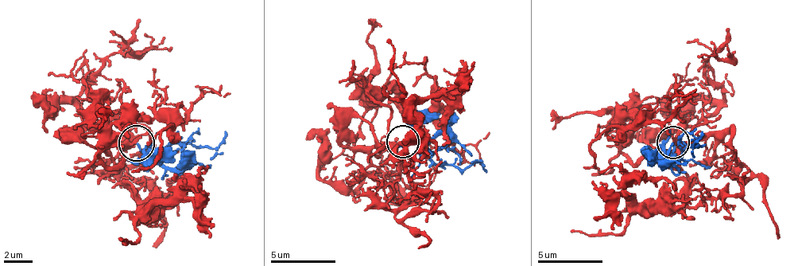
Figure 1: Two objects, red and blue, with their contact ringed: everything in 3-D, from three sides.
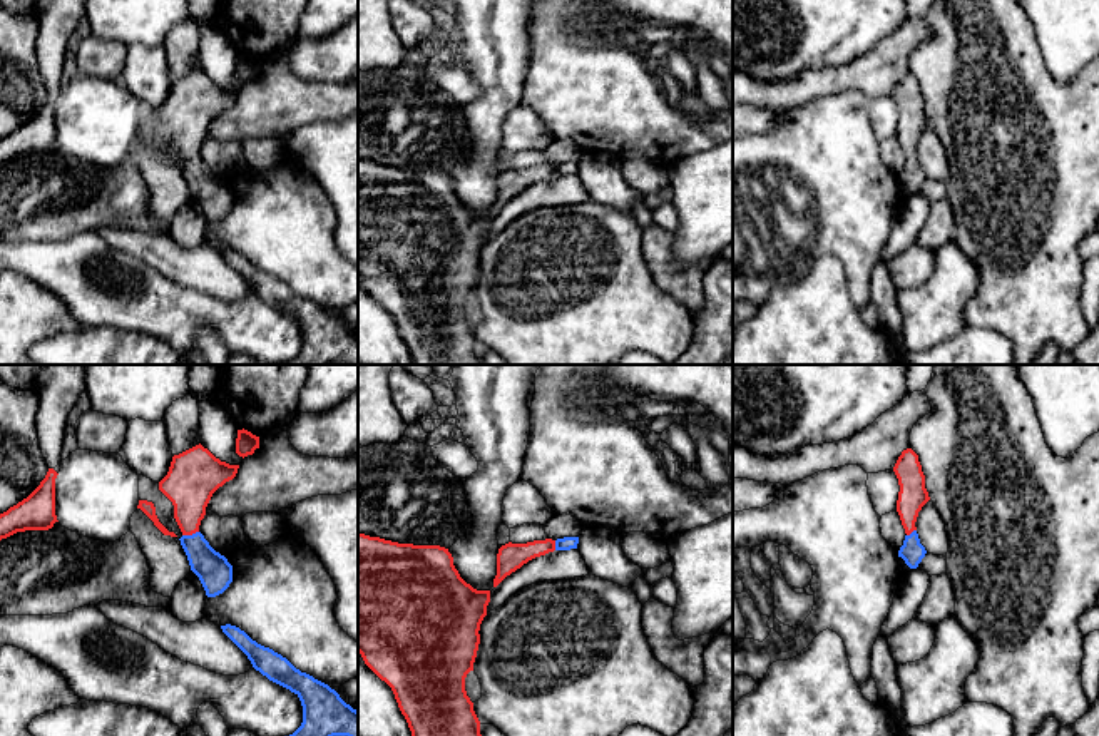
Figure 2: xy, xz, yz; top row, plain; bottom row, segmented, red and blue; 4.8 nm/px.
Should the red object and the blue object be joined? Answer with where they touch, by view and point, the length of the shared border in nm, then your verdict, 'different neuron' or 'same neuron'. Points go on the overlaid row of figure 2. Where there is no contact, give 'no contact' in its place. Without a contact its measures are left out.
meets red in xy at (189, 534); contact 80 nm long; same neuron

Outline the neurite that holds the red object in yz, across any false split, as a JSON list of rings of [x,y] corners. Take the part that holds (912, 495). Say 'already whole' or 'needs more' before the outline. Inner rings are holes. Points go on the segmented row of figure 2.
needs more | [[[912,448],[903,450],[893,472],[900,485],[897,512],[907,534],[898,557],[902,557],[910,569],[917,569],[927,550],[920,544],[915,522],[922,507],[930,500],[918,455]]]

